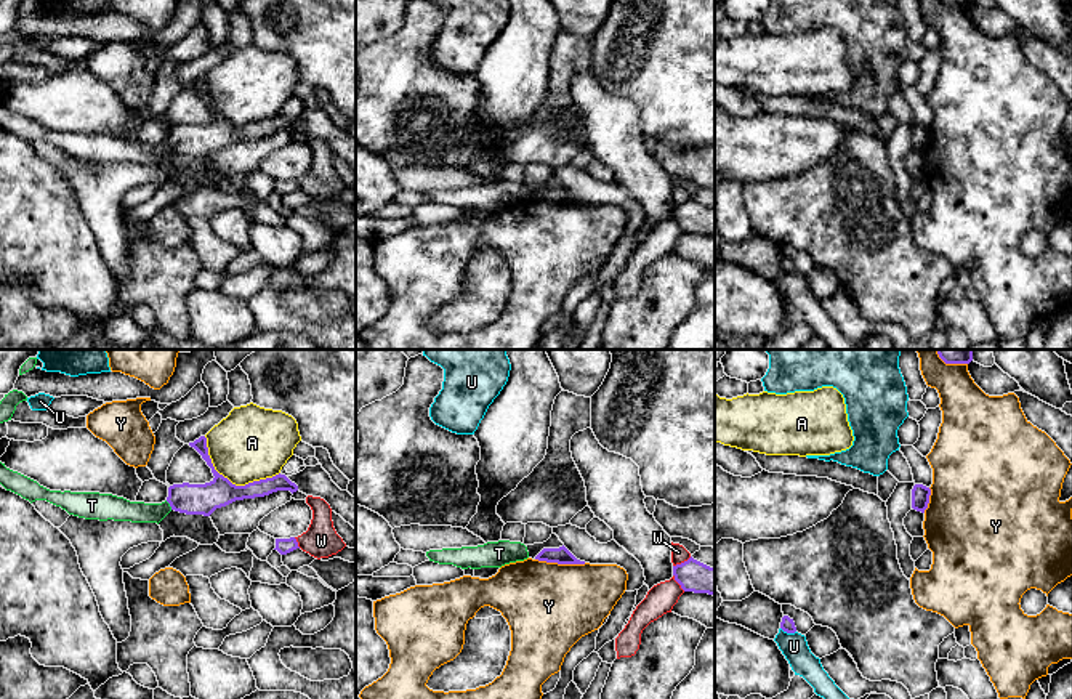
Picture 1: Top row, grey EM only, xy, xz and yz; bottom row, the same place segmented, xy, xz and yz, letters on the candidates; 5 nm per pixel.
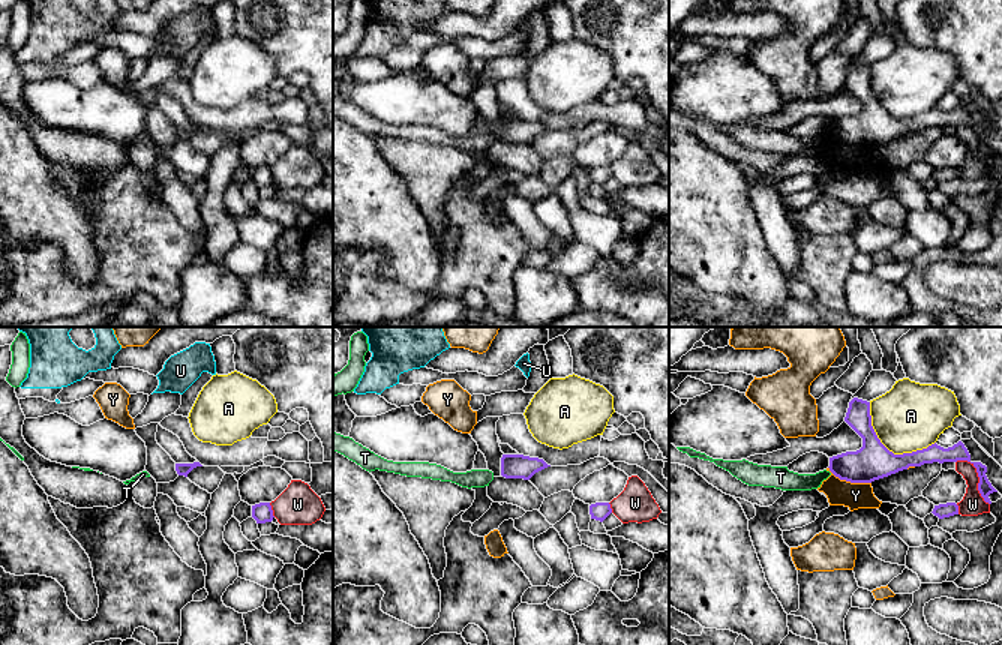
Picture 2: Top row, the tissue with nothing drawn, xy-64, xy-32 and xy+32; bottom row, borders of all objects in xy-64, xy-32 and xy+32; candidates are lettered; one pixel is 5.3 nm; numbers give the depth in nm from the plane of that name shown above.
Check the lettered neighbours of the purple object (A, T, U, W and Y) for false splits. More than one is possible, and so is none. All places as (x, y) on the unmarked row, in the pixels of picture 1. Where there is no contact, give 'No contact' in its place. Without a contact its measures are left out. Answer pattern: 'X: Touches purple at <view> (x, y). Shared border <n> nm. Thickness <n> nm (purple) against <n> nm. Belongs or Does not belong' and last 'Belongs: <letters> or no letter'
A: Touches purple at xy (229, 122). Shared border 420 nm. Thickness 160 nm (purple) against 380 nm. Does not belong
T: Touches purple at xy (170, 146). Shared border 60 nm. Thickness 160 nm (purple) against 120 nm. Does not belong
U: Touches purple at yz (789, 273). Shared border 80 nm. Thickness 70 nm (purple) against 140 nm. Does not belong
W: Touches purple at xz (681, 204). Shared border 110 nm. Thickness 160 nm (purple) against 80 nm. Does not belong
Y: Touches purple at xz (561, 204). Shared border 260 nm. Thickness 90 nm (purple) against 440 nm. Does not belong
Belongs: no letter

